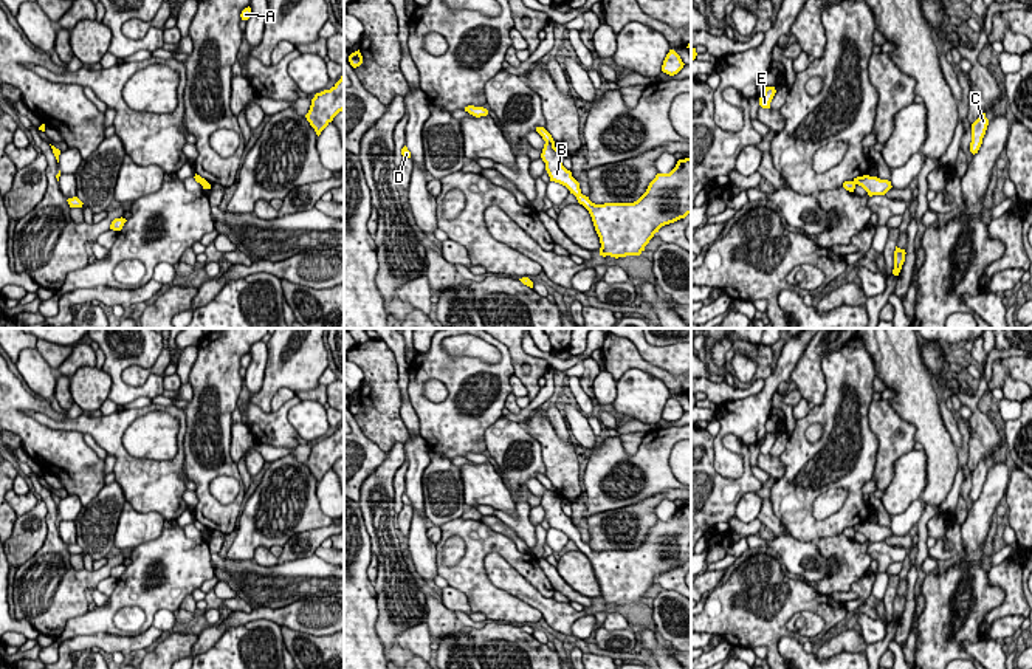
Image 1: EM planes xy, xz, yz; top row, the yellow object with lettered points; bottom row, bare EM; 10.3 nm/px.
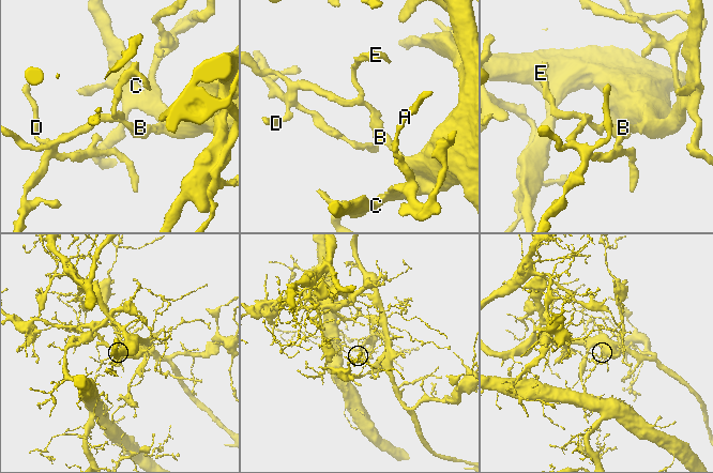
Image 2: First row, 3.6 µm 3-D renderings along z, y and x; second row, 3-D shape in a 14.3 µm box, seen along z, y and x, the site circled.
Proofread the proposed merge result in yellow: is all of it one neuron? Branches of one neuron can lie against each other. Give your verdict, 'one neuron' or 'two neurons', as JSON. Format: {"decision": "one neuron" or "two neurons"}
{"decision": "two neurons"}

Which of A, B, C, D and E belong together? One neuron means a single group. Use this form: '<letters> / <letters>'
A B C / D E

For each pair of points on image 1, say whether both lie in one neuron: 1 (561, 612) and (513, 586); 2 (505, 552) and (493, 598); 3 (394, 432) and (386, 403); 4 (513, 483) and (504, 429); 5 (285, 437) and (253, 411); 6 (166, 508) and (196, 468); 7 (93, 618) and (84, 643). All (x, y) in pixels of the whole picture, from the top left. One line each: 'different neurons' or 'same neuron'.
1: same neuron
2: same neuron
3: same neuron
4: same neuron
5: same neuron
6: different neurons
7: different neurons

